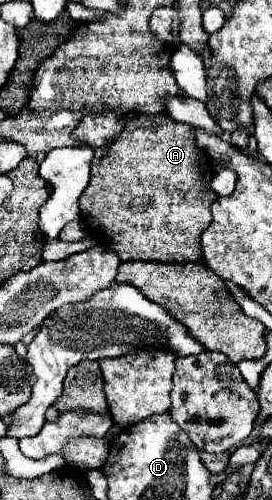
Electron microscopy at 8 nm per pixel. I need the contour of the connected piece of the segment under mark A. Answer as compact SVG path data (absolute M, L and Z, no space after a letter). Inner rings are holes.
M160 114L160 116L136 116L132 120L126 122L124 132L110 142L104 148L96 148L94 150L94 158L92 158L92 176L88 182L88 188L82 192L80 196L80 210L82 210L82 222L86 222L88 234L104 248L116 252L120 256L122 262L126 260L146 260L146 262L198 262L202 260L202 248L200 248L200 234L210 226L212 222L212 214L210 214L210 206L212 202L218 198L218 194L210 188L210 182L214 178L216 170L212 164L212 158L200 150L196 146L194 140L194 130L192 126L186 126L184 122L176 122L172 120L168 114Z

